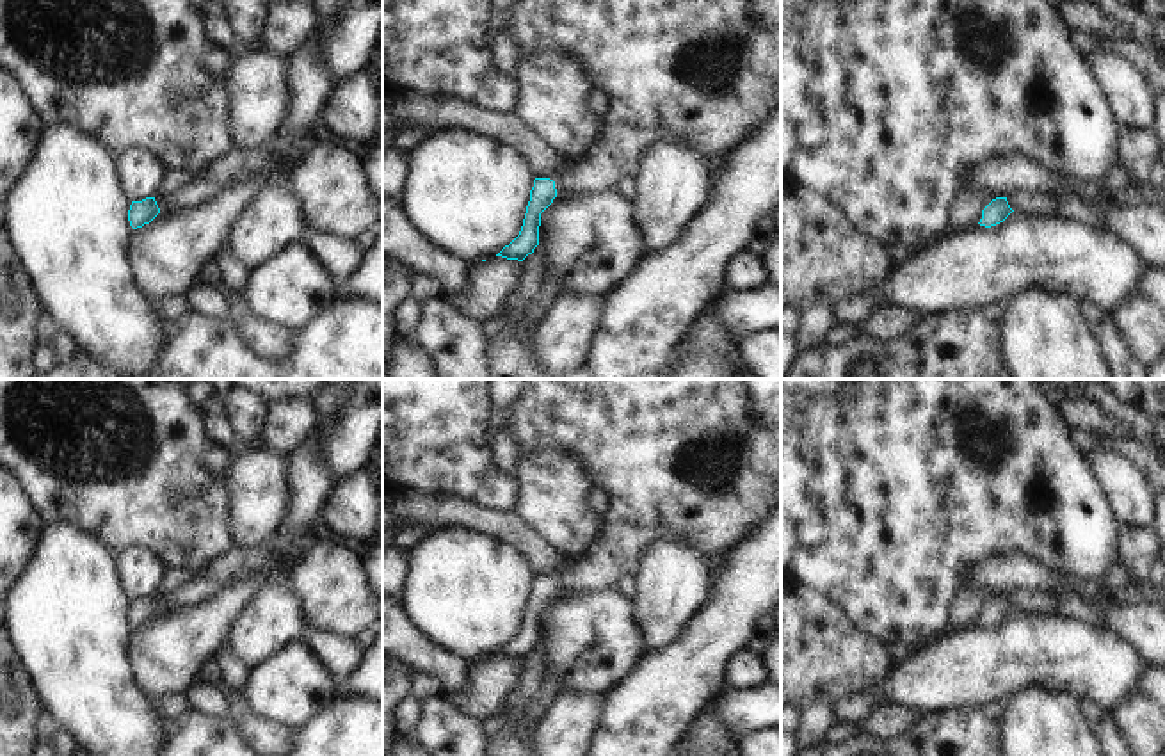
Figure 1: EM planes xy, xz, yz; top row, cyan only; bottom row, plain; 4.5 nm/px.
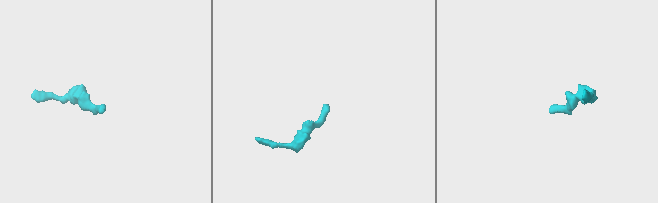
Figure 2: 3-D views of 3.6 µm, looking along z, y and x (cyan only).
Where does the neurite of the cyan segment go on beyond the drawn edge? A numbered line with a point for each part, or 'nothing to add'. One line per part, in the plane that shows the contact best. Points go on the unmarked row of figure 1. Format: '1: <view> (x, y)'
1: xz (682, 456).

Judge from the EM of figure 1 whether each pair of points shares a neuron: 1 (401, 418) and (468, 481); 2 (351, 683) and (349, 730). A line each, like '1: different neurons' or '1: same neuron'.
1: same neuron
2: different neurons

